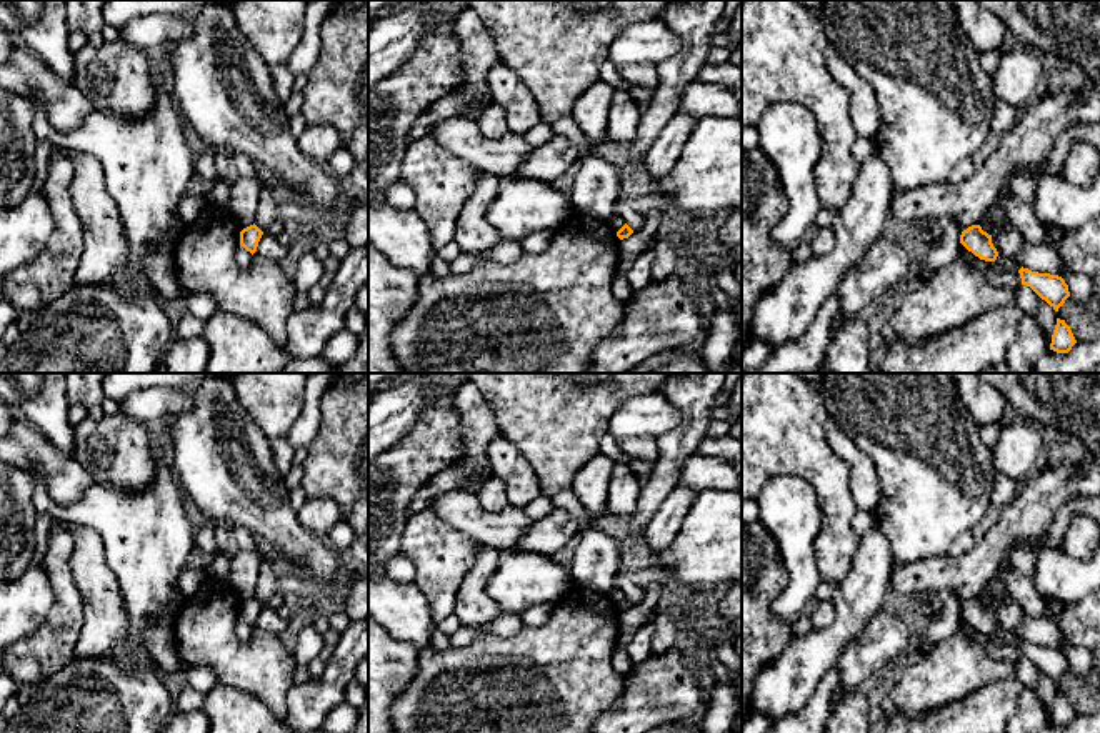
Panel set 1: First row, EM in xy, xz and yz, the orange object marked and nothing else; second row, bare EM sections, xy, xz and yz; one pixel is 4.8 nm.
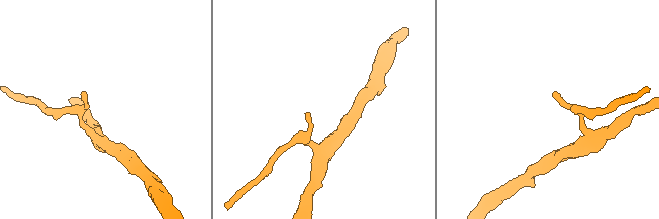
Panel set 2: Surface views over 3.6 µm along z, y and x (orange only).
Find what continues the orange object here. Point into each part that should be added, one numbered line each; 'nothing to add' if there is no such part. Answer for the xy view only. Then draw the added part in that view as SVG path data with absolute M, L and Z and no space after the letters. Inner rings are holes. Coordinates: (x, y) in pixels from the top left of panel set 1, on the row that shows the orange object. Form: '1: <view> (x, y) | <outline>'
1: xy (245, 190) | M235 175L227 208L240 230L255 223L257 207L263 187L262 175Z

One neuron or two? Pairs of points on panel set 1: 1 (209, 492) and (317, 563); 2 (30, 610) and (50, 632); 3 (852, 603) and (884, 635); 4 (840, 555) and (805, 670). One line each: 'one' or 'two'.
1: one
2: two
3: two
4: two

